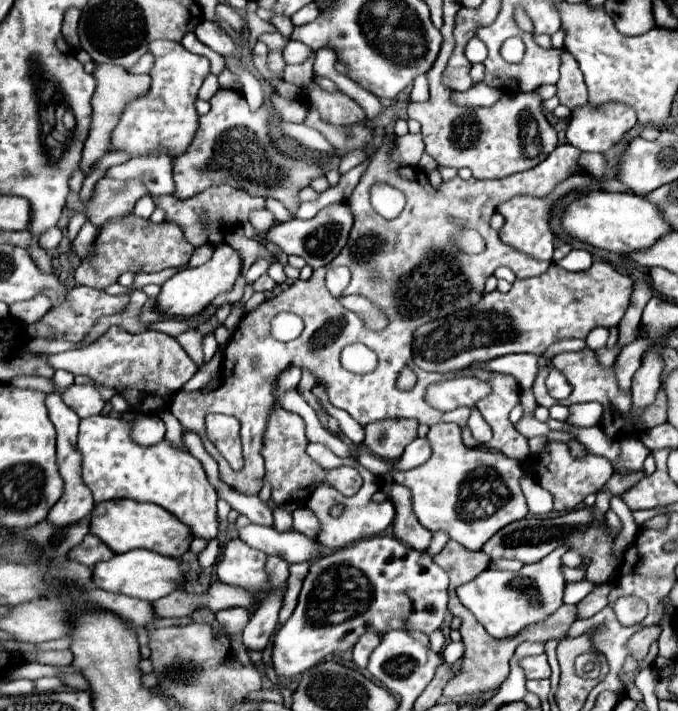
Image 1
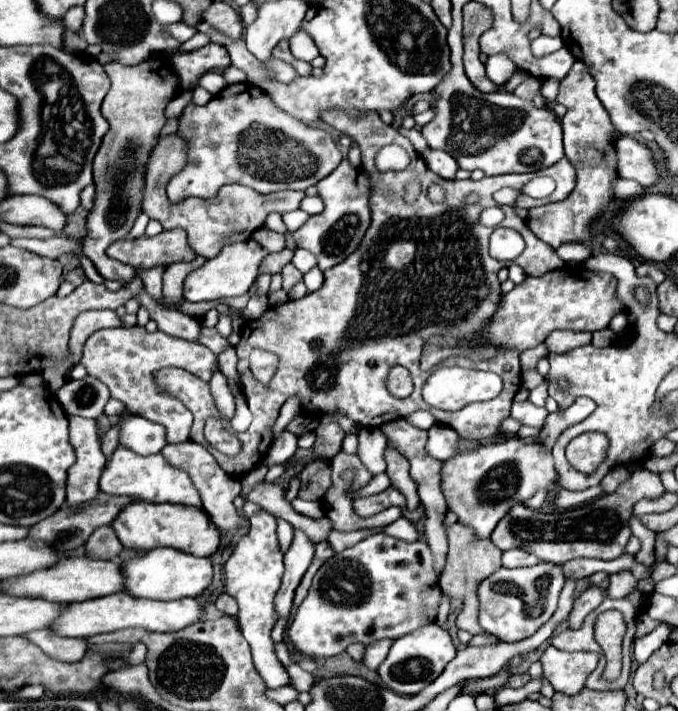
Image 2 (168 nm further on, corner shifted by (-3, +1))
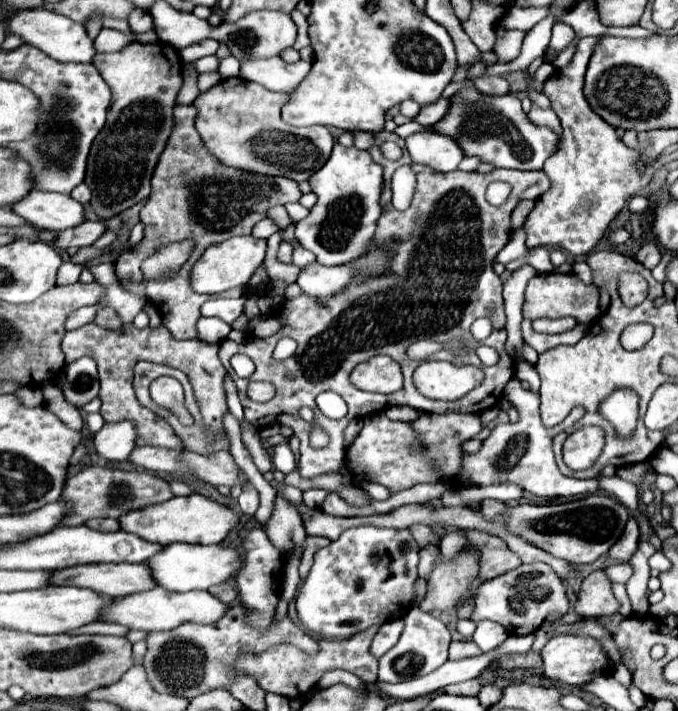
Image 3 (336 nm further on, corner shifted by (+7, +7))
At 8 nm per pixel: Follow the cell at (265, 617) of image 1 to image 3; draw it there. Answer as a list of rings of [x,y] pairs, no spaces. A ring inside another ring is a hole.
[[[276,493],[272,517],[264,527],[266,527],[268,539],[282,553],[288,553],[294,545],[302,545],[306,539],[306,531],[298,509],[282,493]]]

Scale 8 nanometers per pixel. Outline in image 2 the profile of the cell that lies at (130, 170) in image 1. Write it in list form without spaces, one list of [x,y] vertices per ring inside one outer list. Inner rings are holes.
[[[183,91],[174,97],[165,109],[165,116],[169,119],[179,118],[183,109],[192,101],[192,92]]]

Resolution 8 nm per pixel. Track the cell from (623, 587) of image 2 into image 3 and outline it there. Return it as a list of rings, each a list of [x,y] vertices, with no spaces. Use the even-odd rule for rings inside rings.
[[[634,517],[628,519],[626,523],[626,529],[622,533],[622,537],[612,545],[610,549],[610,557],[612,559],[622,559],[622,561],[628,561],[632,557],[632,553],[638,549],[638,541],[640,541],[640,529],[638,529],[638,523]]]

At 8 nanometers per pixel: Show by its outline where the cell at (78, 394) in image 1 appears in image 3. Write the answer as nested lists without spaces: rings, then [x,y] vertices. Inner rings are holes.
[[[80,357],[66,365],[66,385],[64,397],[74,405],[82,407],[84,403],[98,397],[100,381],[96,371],[96,361],[92,357]]]

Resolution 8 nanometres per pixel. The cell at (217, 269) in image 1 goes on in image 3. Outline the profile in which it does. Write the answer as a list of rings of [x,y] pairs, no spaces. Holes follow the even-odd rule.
[[[252,235],[246,237],[230,237],[220,245],[212,245],[204,251],[204,255],[198,259],[198,263],[192,267],[192,289],[196,293],[222,293],[232,287],[246,285],[254,271],[262,265],[266,255],[266,239],[256,239]]]

